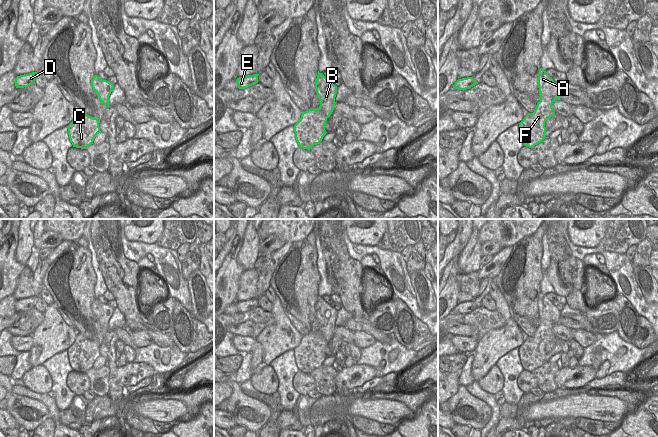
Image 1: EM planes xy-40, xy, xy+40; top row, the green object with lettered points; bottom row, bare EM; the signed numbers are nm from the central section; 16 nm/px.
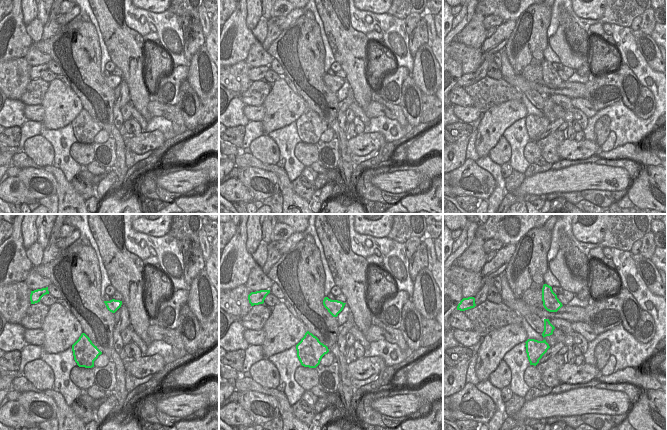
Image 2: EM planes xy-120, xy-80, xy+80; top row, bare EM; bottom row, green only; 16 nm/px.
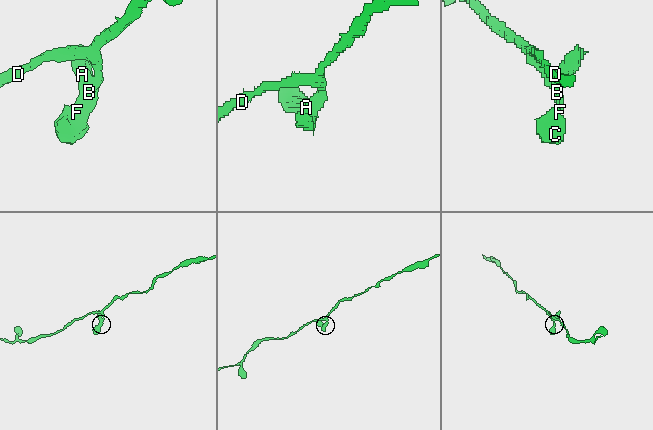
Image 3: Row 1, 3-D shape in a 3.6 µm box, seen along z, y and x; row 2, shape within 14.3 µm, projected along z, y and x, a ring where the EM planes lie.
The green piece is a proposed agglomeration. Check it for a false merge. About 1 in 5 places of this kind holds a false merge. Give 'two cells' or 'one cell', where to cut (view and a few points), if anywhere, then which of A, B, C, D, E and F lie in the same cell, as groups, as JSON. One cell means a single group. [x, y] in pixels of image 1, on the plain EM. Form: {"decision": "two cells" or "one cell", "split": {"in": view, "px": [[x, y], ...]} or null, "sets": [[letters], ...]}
{"decision": "one cell", "split": null, "sets": [["A", "B", "C", "D", "E", "F"]]}

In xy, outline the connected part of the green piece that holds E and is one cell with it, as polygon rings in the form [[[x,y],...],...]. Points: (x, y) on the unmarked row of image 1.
[[[253,298],[245,301],[237,302],[236,306],[239,313],[248,312],[256,307],[258,307],[259,298]]]

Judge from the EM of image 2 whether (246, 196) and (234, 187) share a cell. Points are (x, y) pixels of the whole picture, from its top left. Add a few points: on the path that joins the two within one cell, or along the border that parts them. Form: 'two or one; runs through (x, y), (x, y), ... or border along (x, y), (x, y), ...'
one; runs through (243, 194), (237, 190)

